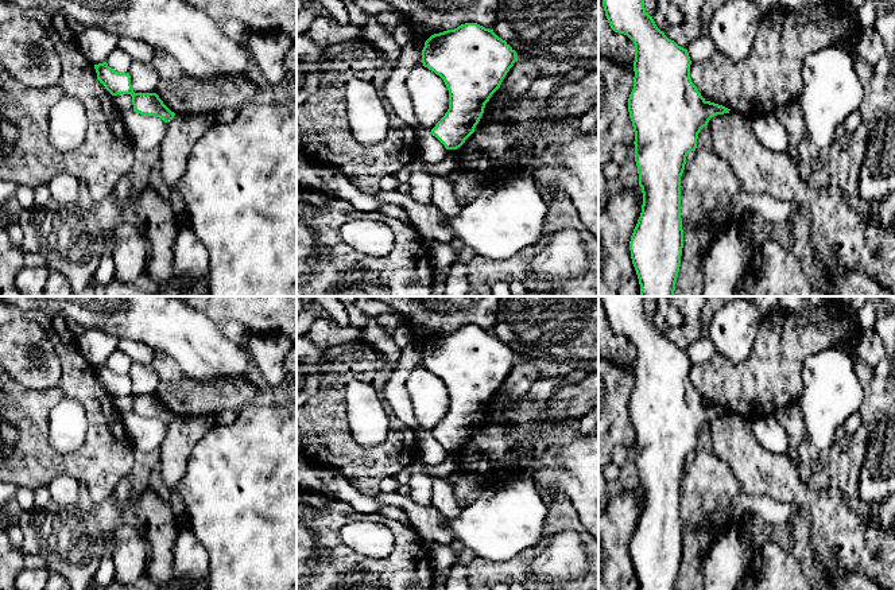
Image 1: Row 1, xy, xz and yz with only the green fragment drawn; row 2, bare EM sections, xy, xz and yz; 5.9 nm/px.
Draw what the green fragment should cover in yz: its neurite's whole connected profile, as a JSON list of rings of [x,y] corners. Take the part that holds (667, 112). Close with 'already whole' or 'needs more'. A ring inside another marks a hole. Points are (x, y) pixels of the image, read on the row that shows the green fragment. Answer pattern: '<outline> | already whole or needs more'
[[[603,0],[605,16],[615,32],[627,35],[635,44],[634,89],[628,98],[628,112],[635,132],[635,162],[639,186],[643,193],[642,213],[629,241],[632,264],[635,267],[640,296],[674,296],[675,282],[681,267],[683,229],[681,221],[681,176],[686,156],[696,151],[698,133],[717,114],[731,109],[706,101],[690,78],[690,57],[686,48],[678,46],[660,31],[652,16],[646,12],[644,0]]] | already whole

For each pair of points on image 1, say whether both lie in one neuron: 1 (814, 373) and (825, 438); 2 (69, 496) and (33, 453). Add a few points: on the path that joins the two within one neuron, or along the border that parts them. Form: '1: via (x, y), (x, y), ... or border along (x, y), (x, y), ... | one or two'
1: via (822, 389), (822, 422) | one
2: border along (81, 484), (72, 477), (57, 476), (46, 485) | two

